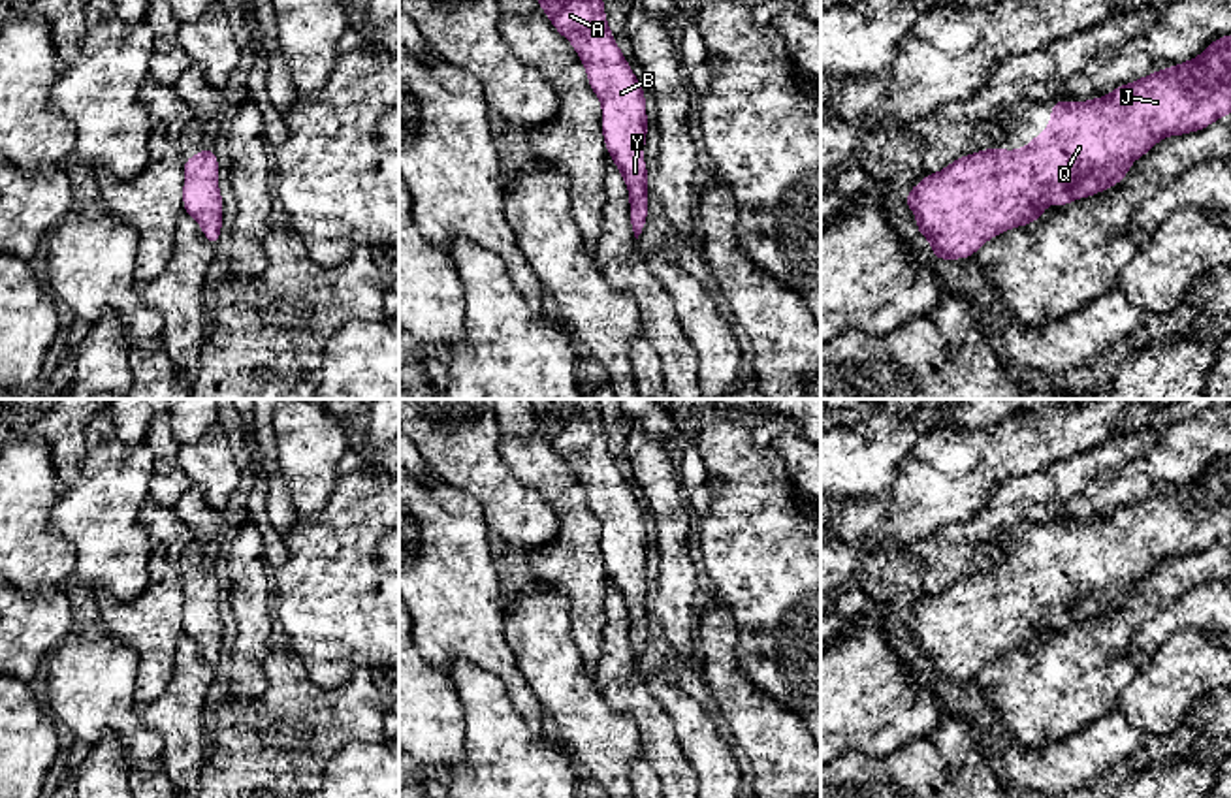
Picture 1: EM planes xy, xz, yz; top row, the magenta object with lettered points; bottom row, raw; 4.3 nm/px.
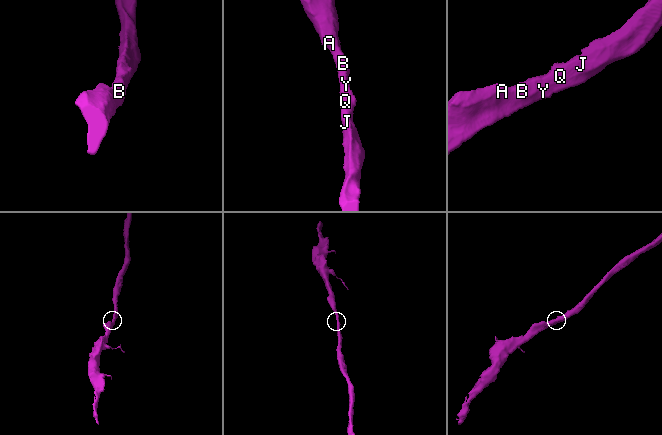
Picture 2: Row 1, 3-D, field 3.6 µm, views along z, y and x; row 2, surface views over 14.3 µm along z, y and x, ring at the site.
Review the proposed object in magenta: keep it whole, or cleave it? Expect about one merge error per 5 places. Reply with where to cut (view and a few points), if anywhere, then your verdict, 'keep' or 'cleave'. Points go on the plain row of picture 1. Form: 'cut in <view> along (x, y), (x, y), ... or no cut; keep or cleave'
no cut; keep

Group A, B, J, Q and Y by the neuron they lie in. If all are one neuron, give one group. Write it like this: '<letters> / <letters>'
A B J Q Y

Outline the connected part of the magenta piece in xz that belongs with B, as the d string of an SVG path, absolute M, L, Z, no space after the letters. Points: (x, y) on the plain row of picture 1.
M531 399L536 425L578 474L602 531L602 561L627 610L634 659L647 642L644 508L623 478L604 435L597 399Z

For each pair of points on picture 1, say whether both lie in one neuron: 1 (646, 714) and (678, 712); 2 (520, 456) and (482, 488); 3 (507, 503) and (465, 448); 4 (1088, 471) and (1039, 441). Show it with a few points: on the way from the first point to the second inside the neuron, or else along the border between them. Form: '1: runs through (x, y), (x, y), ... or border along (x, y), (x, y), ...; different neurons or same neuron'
1: border along (642, 680), (671, 719), (676, 742), (684, 753); different neurons
2: border along (501, 433), (501, 460), (541, 495); different neurons
3: runs through (495, 490), (469, 462); same neuron
4: border along (1109, 441), (1058, 460), (1043, 471), (1026, 475); different neurons

